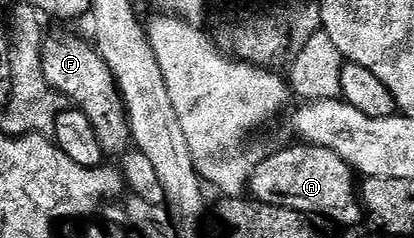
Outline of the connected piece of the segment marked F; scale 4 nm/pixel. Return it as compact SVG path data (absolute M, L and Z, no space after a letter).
M53 32L40 45L41 65L47 82L57 91L58 96L69 100L74 109L87 114L87 122L95 126L99 146L106 157L124 157L130 151L132 130L129 128L128 112L121 97L117 82L107 62L98 54L88 39L72 36L69 32Z

